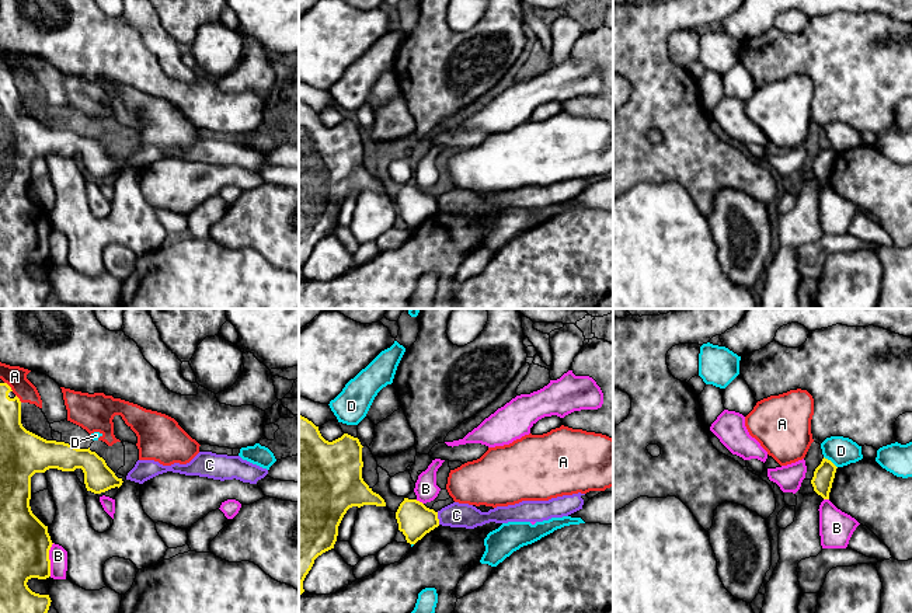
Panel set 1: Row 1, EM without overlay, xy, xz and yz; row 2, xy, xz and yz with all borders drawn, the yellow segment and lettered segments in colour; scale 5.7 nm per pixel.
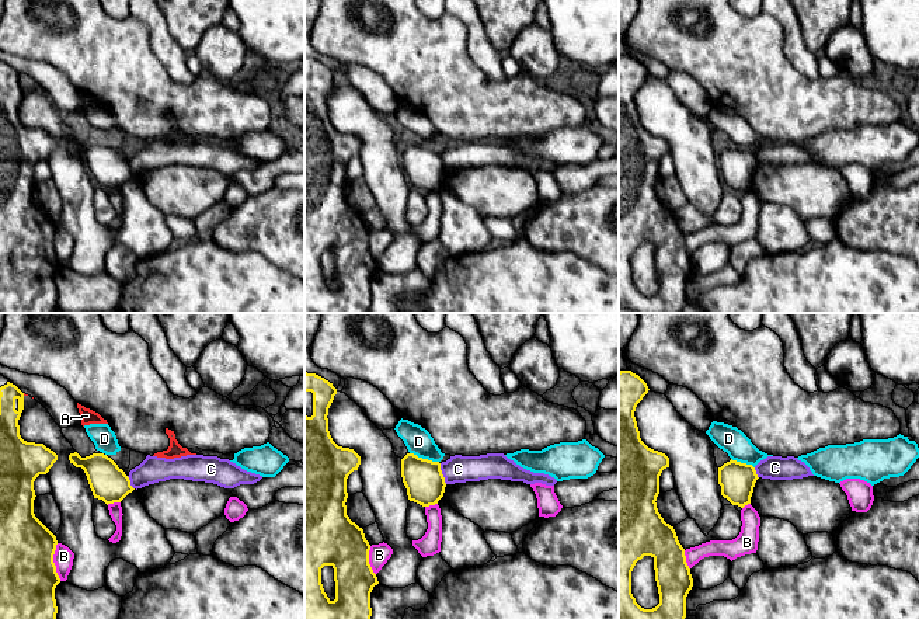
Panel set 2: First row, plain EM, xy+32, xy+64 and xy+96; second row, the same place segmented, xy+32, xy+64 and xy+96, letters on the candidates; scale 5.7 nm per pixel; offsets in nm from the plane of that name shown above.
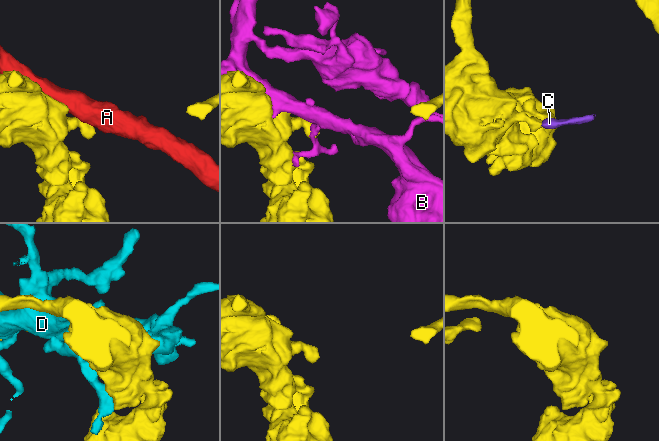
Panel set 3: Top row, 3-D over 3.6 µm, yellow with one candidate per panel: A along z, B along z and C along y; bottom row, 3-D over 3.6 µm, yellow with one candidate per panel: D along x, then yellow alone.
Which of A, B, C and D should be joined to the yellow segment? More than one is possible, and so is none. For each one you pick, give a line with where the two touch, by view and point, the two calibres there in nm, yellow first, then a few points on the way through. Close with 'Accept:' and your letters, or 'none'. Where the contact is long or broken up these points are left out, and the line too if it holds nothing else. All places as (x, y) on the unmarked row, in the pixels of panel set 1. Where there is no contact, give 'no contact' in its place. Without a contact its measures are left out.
Accept: none

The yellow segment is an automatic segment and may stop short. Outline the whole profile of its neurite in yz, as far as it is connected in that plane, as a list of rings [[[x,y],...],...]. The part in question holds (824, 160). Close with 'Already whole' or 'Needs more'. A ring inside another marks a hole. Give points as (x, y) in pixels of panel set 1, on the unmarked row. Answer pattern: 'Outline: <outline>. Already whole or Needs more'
Outline: [[[824,143],[821,150],[814,157],[811,170],[814,173],[814,177],[824,185],[829,185],[836,154],[838,153],[831,146]]]. Already whole

